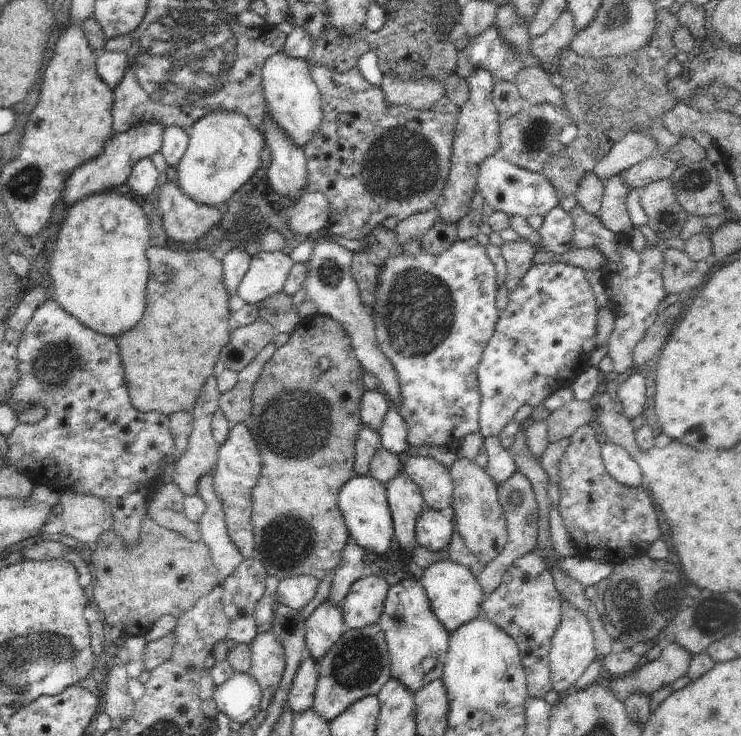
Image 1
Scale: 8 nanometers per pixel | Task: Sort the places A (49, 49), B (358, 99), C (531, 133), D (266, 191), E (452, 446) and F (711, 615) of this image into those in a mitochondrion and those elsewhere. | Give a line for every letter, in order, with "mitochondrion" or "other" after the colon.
A: other
B: other
C: mitochondrion
D: other
E: other
F: mitochondrion

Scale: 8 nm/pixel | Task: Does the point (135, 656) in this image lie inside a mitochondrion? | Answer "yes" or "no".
no

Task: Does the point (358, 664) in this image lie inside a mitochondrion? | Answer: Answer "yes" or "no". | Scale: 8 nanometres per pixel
yes

